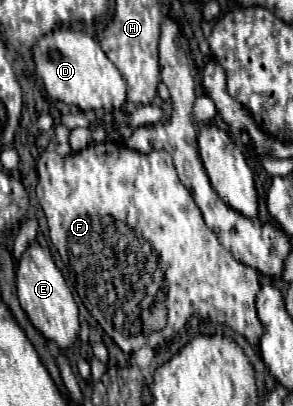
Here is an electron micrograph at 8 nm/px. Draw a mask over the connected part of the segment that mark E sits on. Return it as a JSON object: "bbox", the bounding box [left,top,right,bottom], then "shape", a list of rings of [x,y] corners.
{"bbox":[16,244,78,350],"shape":[[[30,244],[24,254],[18,260],[16,268],[16,288],[18,288],[18,300],[32,324],[44,334],[44,338],[56,342],[62,350],[70,348],[78,336],[78,306],[72,298],[72,292],[68,290],[62,272],[56,268],[52,256],[48,250],[44,250],[40,244]]]}

